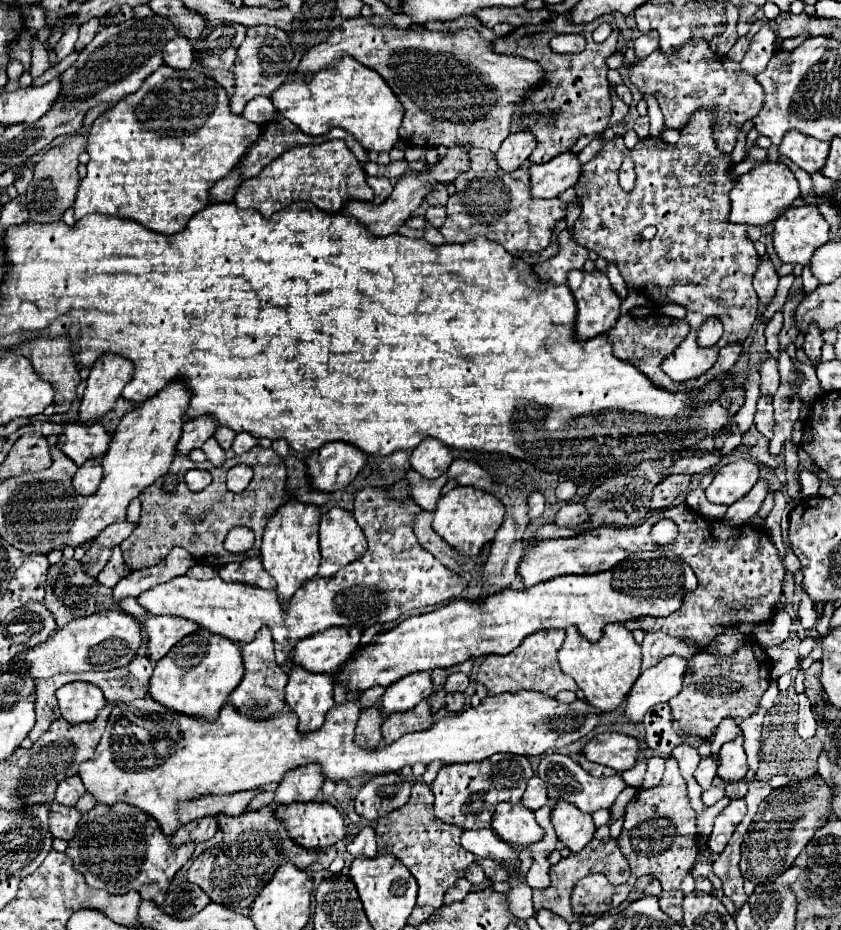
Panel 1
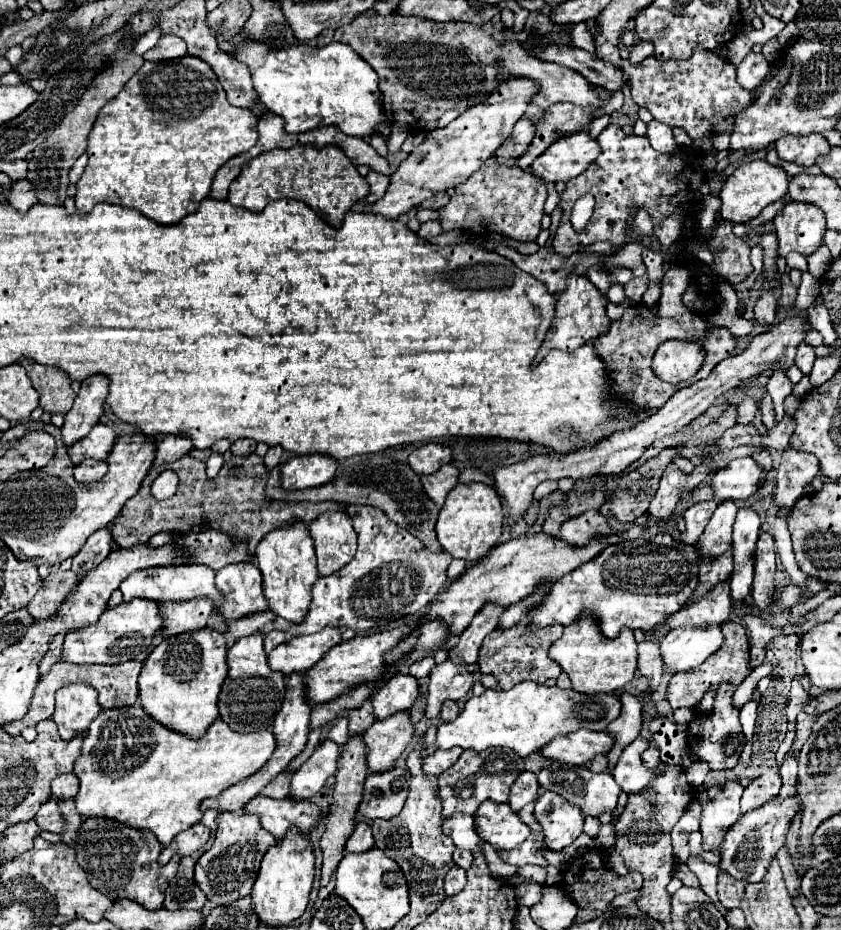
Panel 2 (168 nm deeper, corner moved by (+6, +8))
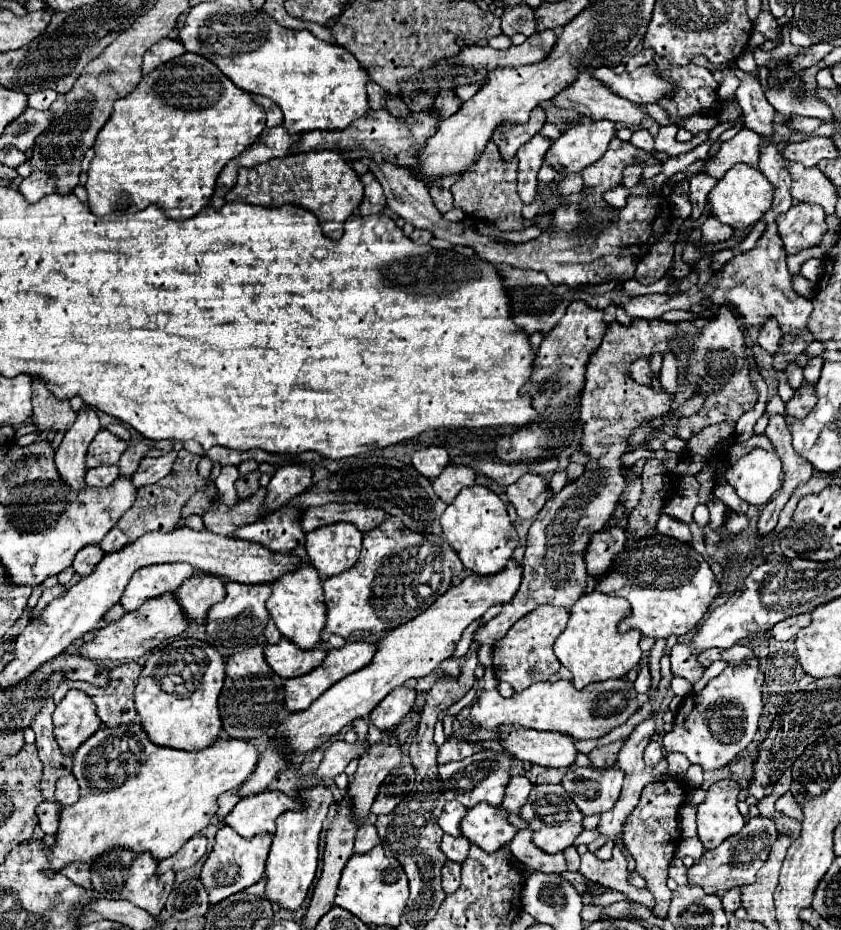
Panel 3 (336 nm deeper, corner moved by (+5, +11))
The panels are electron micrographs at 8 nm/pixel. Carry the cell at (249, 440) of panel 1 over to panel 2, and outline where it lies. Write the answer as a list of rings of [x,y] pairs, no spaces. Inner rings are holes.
[[[238,440],[238,442],[232,444],[230,450],[232,450],[232,454],[242,456],[242,454],[248,454],[248,452],[256,450],[256,442],[254,442],[254,440]]]

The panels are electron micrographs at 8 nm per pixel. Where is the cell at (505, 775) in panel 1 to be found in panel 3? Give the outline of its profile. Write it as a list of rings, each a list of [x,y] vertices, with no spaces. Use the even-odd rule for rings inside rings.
[[[489,749],[489,751],[475,753],[461,761],[451,761],[445,765],[439,765],[439,775],[441,775],[443,787],[447,791],[447,799],[455,799],[461,805],[465,805],[467,809],[471,809],[473,805],[477,805],[481,801],[485,801],[487,805],[499,807],[503,801],[503,795],[505,795],[505,787],[511,779],[511,775],[509,775],[511,763],[513,763],[513,757],[505,749],[499,749],[499,751]]]

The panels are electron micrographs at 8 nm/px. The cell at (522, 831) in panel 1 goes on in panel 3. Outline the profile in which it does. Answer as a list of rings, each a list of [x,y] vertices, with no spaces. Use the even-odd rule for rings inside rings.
[[[487,803],[471,807],[459,829],[465,839],[487,853],[509,845],[517,833],[517,829],[507,821],[507,813],[501,807],[491,807]]]

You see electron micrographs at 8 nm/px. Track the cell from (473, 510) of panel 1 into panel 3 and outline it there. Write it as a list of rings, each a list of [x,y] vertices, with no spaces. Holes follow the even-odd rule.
[[[481,485],[463,487],[463,491],[455,497],[455,501],[445,509],[441,517],[441,527],[443,537],[457,551],[463,567],[477,575],[495,575],[503,571],[515,547],[519,545],[519,535],[513,523],[509,521],[505,503],[497,493]]]

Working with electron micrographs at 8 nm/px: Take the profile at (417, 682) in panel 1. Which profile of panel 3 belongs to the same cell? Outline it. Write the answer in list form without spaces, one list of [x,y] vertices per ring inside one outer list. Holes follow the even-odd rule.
[[[397,687],[371,711],[369,719],[379,731],[391,731],[411,711],[413,703],[415,691],[407,687]]]

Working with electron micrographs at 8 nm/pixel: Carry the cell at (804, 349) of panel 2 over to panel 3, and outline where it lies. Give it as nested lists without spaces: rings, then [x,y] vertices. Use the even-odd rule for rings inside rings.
[[[789,363],[789,365],[787,365],[785,375],[787,375],[787,381],[789,381],[789,385],[791,385],[793,389],[797,389],[799,385],[803,385],[803,381],[805,381],[803,369],[801,369],[799,365],[795,365],[795,363]]]

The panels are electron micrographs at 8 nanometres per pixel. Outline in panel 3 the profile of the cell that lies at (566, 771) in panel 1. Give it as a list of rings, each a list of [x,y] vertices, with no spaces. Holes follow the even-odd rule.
[[[579,767],[575,771],[569,771],[561,785],[571,795],[583,815],[601,815],[609,811],[619,799],[623,779],[625,775],[619,767]]]

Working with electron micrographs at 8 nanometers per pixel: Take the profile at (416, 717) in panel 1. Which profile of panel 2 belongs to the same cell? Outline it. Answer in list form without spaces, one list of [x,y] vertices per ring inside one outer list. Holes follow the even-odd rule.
[[[408,712],[392,714],[390,718],[376,720],[366,732],[364,742],[368,746],[368,768],[370,772],[390,770],[394,760],[406,750],[414,738],[414,724]]]

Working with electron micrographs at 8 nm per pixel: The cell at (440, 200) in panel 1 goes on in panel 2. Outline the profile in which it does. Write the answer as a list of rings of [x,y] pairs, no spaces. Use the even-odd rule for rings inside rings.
[[[438,192],[432,198],[428,198],[426,202],[420,204],[420,208],[432,208],[432,210],[440,210],[442,206],[446,206],[446,202],[450,200],[450,196],[446,192]]]

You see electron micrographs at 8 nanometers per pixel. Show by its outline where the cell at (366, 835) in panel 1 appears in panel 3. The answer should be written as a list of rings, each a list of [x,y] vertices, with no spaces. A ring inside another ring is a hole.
[[[363,823],[355,835],[355,853],[367,853],[381,843],[375,827],[371,823]]]

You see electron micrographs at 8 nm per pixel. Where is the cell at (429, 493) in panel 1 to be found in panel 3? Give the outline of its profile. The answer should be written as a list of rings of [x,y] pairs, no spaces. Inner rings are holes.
[[[447,465],[443,473],[433,481],[435,493],[445,501],[451,503],[463,487],[475,485],[475,471],[465,465]]]

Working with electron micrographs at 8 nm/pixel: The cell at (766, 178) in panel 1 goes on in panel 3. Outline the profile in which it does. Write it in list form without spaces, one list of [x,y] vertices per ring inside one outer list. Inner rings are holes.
[[[735,165],[727,171],[727,175],[723,175],[723,179],[717,181],[707,201],[709,201],[709,213],[717,217],[721,223],[733,229],[747,229],[755,225],[771,209],[773,185],[759,169],[753,169],[749,165]]]

